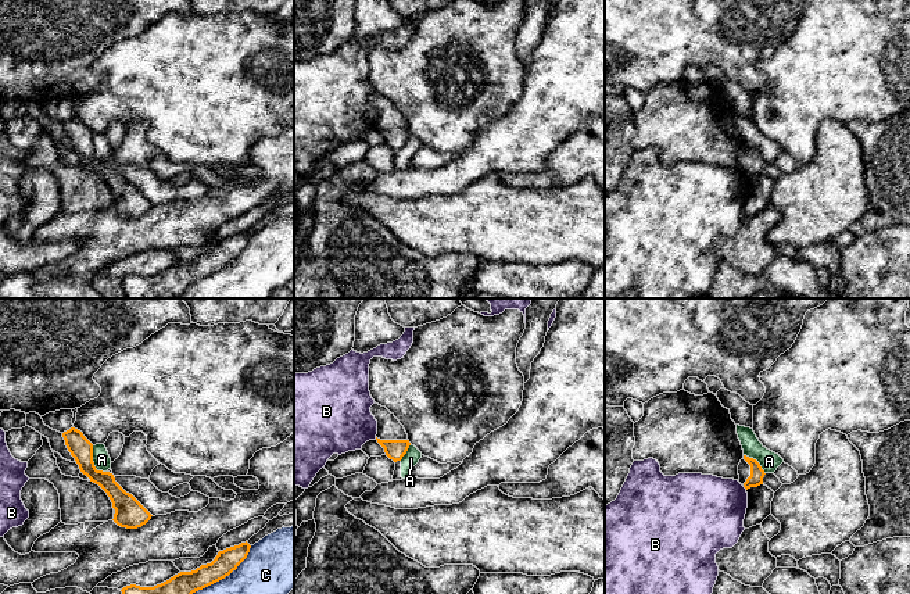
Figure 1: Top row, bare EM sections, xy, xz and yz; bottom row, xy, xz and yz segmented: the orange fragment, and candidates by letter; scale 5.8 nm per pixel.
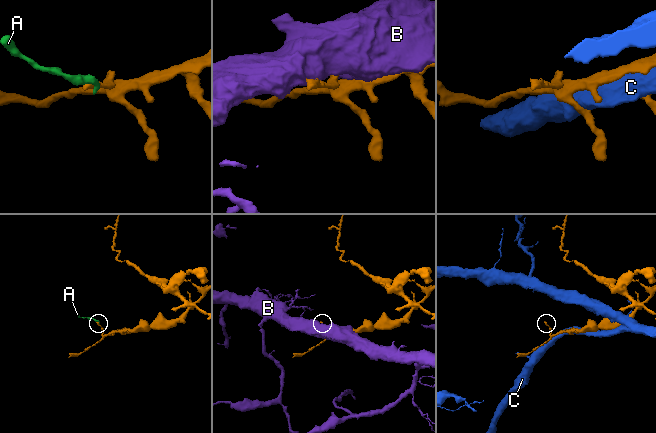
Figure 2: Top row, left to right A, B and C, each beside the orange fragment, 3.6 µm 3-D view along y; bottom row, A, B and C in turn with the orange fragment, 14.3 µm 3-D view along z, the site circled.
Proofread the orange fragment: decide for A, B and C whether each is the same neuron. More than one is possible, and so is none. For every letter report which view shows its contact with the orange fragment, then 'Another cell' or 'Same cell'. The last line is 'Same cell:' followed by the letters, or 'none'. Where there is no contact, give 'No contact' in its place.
A: Touches orange in xy. Another cell
B: Touches orange in yz. Another cell
C: Touches orange in xy. Another cell
Same cell: none

